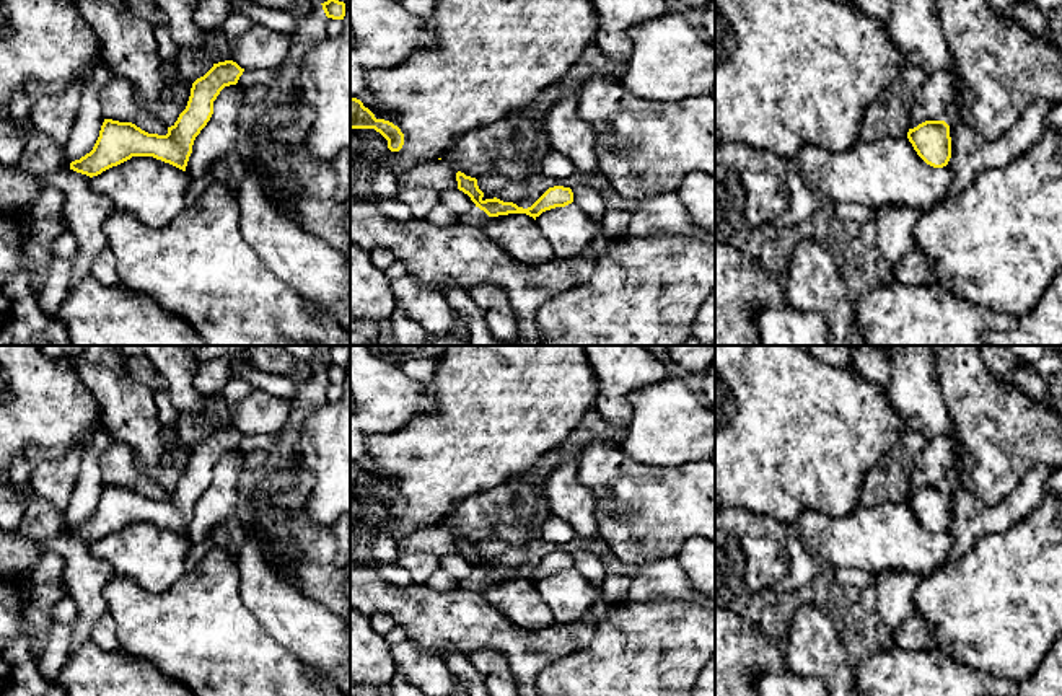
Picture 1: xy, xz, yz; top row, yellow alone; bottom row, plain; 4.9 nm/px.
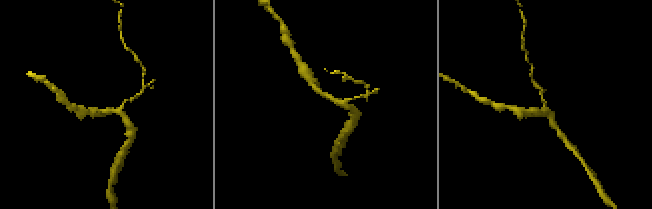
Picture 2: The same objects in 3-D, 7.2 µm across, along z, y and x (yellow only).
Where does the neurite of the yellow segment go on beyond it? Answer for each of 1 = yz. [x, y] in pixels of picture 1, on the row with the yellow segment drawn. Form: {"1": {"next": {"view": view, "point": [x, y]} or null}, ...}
{"1": {"next": null}}

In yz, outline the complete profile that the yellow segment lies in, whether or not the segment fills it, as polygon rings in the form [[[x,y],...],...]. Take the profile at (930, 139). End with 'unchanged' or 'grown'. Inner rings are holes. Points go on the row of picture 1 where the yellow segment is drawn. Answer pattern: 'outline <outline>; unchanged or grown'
outline [[[925,121],[909,129],[907,139],[917,155],[933,168],[943,168],[951,158],[950,126],[945,121]]]; unchanged

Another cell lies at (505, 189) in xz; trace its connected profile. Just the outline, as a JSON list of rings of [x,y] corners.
[[[484,174],[477,178],[477,186],[484,192],[485,199],[500,199],[503,202],[518,202],[528,194],[528,181],[515,181],[500,174]]]

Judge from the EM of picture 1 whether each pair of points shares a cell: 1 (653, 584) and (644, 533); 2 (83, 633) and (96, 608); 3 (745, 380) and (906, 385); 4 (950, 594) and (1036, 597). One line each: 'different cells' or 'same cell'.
1: different cells
2: same cell
3: different cells
4: same cell

